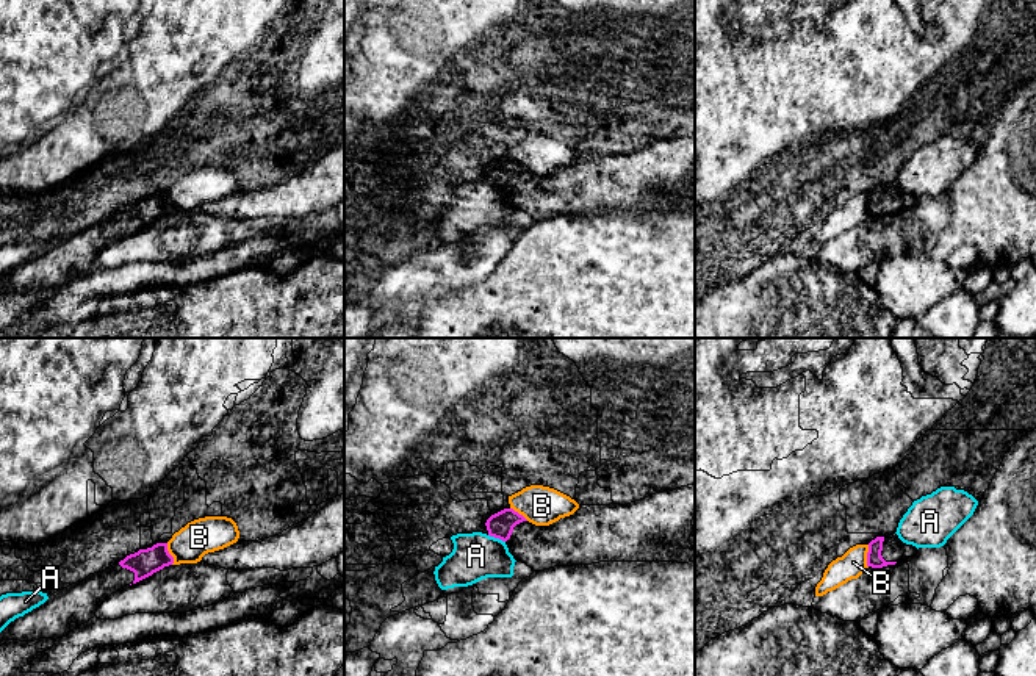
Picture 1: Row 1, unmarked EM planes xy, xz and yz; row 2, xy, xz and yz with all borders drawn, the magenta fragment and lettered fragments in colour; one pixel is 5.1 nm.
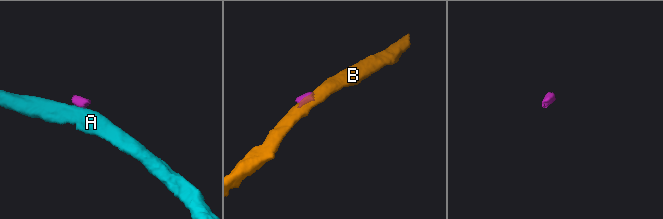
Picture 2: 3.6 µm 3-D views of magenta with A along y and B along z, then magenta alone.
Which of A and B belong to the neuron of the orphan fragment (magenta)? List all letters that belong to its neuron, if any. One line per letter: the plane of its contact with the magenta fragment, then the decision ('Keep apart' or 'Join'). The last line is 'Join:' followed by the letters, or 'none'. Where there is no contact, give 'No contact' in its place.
A: Touches magenta in xz. Keep apart
B: Touches magenta in yz. Keep apart
Join: none

